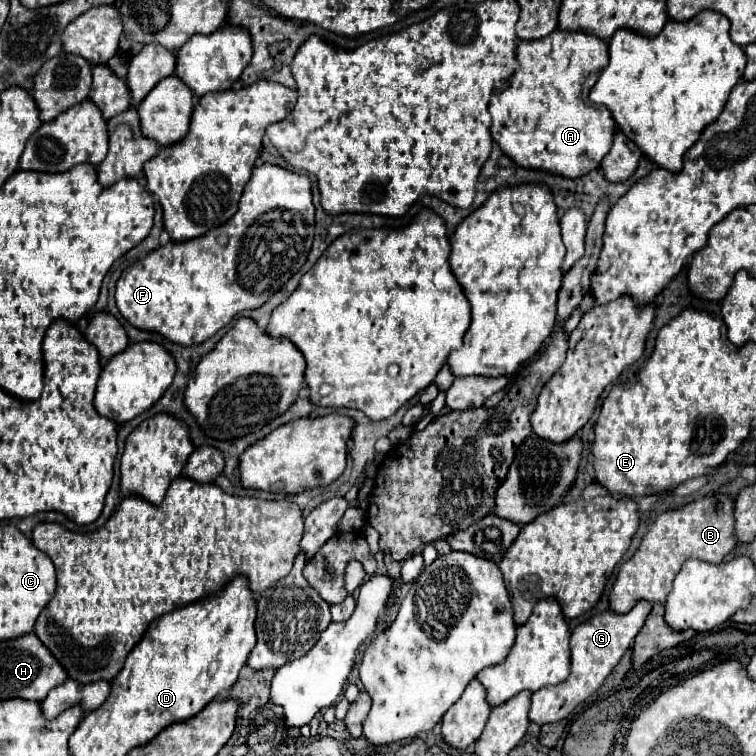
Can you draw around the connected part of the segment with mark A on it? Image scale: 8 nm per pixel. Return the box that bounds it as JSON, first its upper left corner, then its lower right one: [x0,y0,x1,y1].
[490,30,616,178]

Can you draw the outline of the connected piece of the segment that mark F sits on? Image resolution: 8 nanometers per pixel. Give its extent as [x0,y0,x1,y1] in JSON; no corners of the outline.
[116,164,314,346]

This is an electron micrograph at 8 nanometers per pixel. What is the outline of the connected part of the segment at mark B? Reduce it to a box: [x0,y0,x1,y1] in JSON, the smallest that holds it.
[610,494,734,614]

